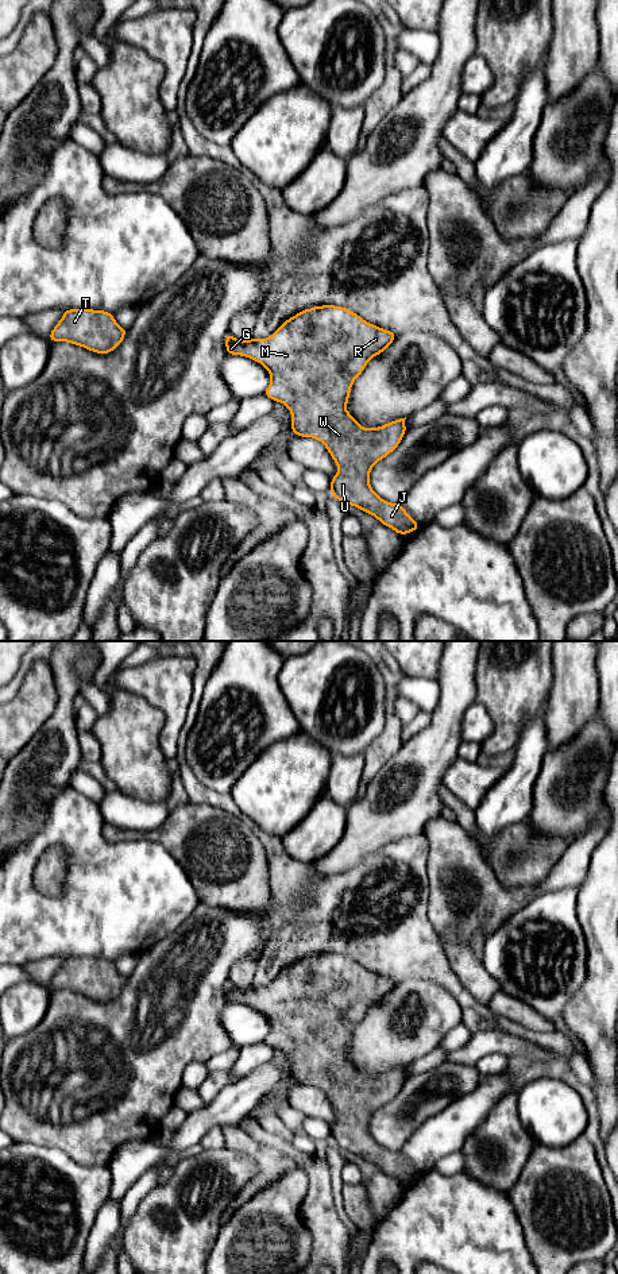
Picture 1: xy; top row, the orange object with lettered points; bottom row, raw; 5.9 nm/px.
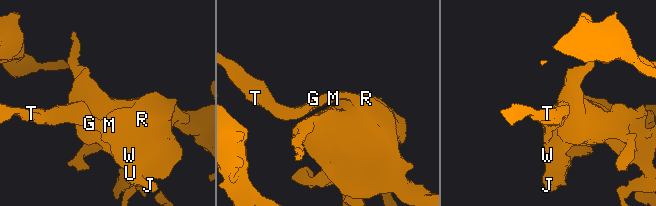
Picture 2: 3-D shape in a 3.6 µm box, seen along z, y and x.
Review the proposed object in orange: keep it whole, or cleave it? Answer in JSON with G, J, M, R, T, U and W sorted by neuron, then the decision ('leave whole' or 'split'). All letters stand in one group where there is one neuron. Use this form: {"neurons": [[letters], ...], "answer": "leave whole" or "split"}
{"neurons": [["G", "J", "M", "R", "T", "U", "W"]], "answer": "leave whole"}

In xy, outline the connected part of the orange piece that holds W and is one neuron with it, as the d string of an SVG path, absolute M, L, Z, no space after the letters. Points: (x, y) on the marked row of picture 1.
M322 305L305 309L290 317L267 339L251 337L240 341L229 332L225 336L228 355L247 356L262 363L270 372L271 385L264 395L282 402L291 410L291 429L296 436L320 440L339 467L331 479L331 494L340 502L359 507L376 517L381 524L401 536L420 528L401 503L379 498L371 489L368 475L372 466L393 452L406 433L405 418L383 426L364 429L347 410L354 381L368 360L382 354L397 333L372 325L347 308Z

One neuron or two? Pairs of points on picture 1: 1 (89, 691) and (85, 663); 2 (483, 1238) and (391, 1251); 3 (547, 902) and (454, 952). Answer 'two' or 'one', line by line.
1: one
2: one
3: two

